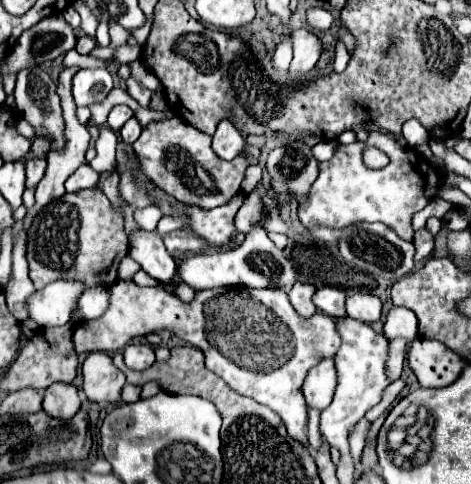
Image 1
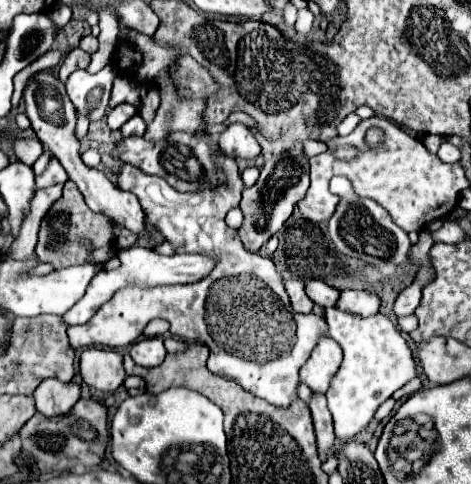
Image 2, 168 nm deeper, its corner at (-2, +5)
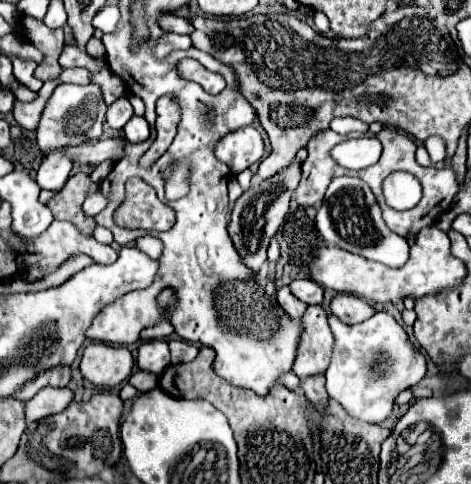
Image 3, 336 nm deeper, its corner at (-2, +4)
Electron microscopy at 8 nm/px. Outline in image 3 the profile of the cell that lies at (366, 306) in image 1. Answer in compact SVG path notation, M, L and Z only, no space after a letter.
M338 294L332 304L332 314L336 318L340 318L344 324L358 324L368 320L376 310L362 298L358 296L350 296L350 294Z

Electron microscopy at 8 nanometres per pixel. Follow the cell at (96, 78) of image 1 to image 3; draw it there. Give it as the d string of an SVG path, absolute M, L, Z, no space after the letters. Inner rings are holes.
M60 84L48 98L42 118L36 128L36 142L42 150L60 148L60 146L78 146L88 140L98 140L102 136L102 124L106 120L106 104L102 102L100 86L86 84ZM82 138L82 140L72 140Z

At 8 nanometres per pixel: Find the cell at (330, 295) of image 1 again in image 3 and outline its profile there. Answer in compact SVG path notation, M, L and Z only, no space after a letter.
M292 280L290 284L292 294L302 300L304 304L320 304L322 302L322 286L318 286L314 280Z

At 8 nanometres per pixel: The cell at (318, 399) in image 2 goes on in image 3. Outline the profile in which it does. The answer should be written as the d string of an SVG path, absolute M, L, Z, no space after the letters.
M316 374L316 376L310 376L310 378L304 378L300 388L302 392L306 394L306 398L318 408L322 410L322 406L326 406L328 402L328 392L326 392L326 380L324 380L324 374Z

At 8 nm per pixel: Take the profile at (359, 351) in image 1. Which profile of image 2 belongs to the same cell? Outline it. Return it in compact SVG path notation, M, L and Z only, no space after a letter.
M330 307L326 309L324 317L330 327L328 335L344 351L344 361L336 377L332 379L326 397L333 417L336 439L338 443L346 443L352 441L352 437L356 437L372 421L376 409L388 397L392 397L396 389L416 377L416 361L398 327L382 313L376 313L372 317L358 317Z

